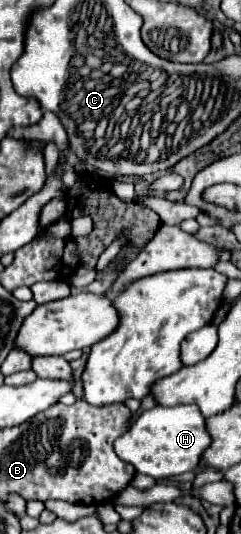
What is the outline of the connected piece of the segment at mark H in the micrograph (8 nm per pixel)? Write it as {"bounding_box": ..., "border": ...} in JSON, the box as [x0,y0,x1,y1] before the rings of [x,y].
{"bounding_box":[115,406,211,480],"border":[[[155,406],[145,410],[127,434],[115,440],[115,452],[121,460],[135,466],[139,474],[155,480],[193,472],[199,466],[201,454],[211,446],[211,436],[205,426],[205,416],[197,406]]]}

